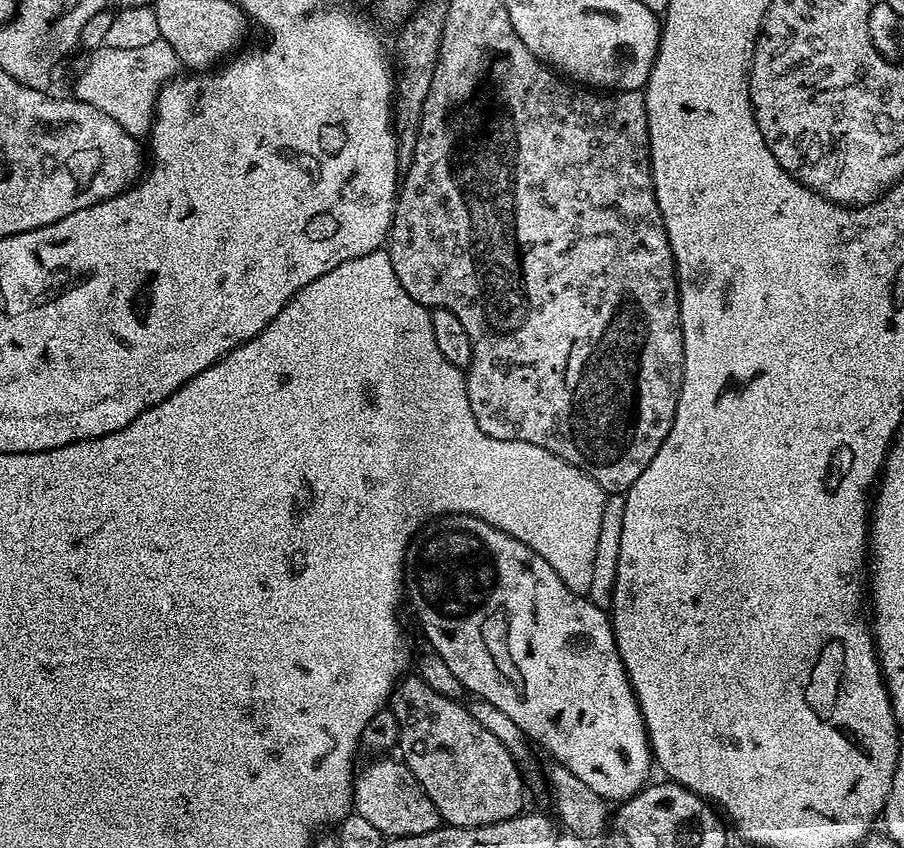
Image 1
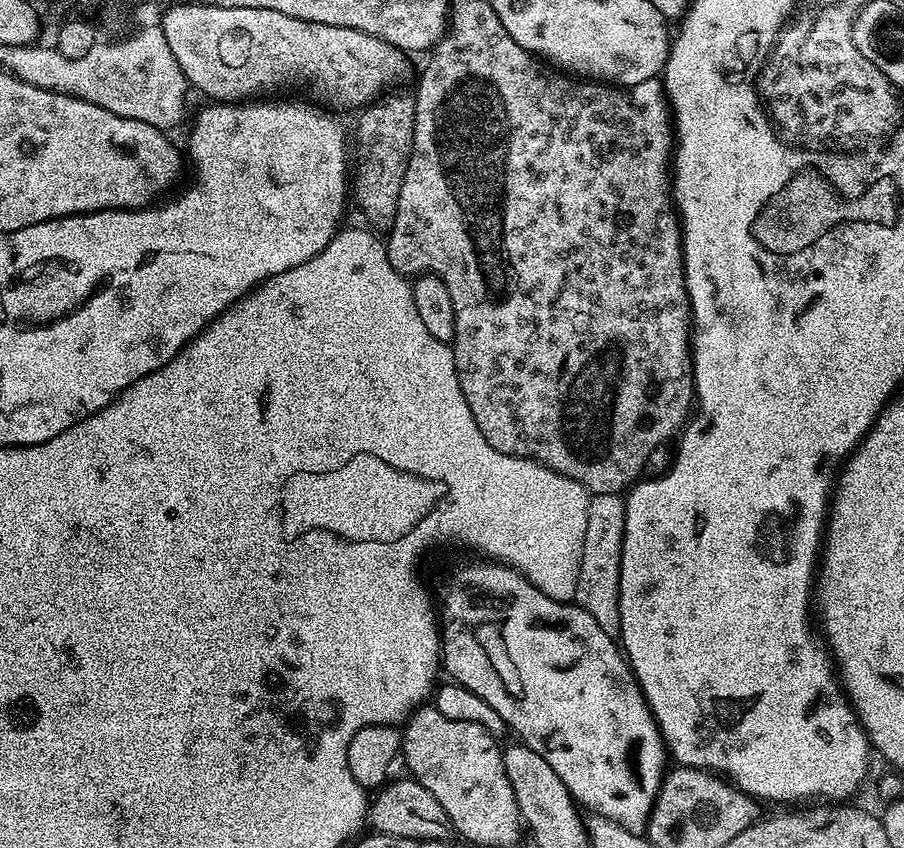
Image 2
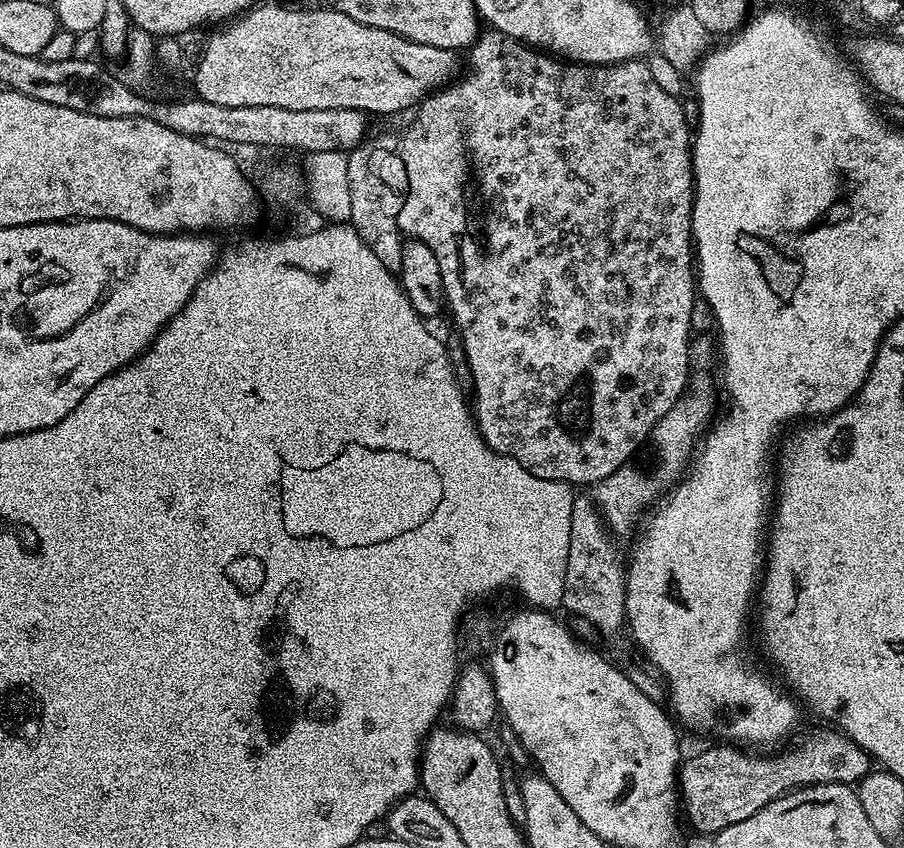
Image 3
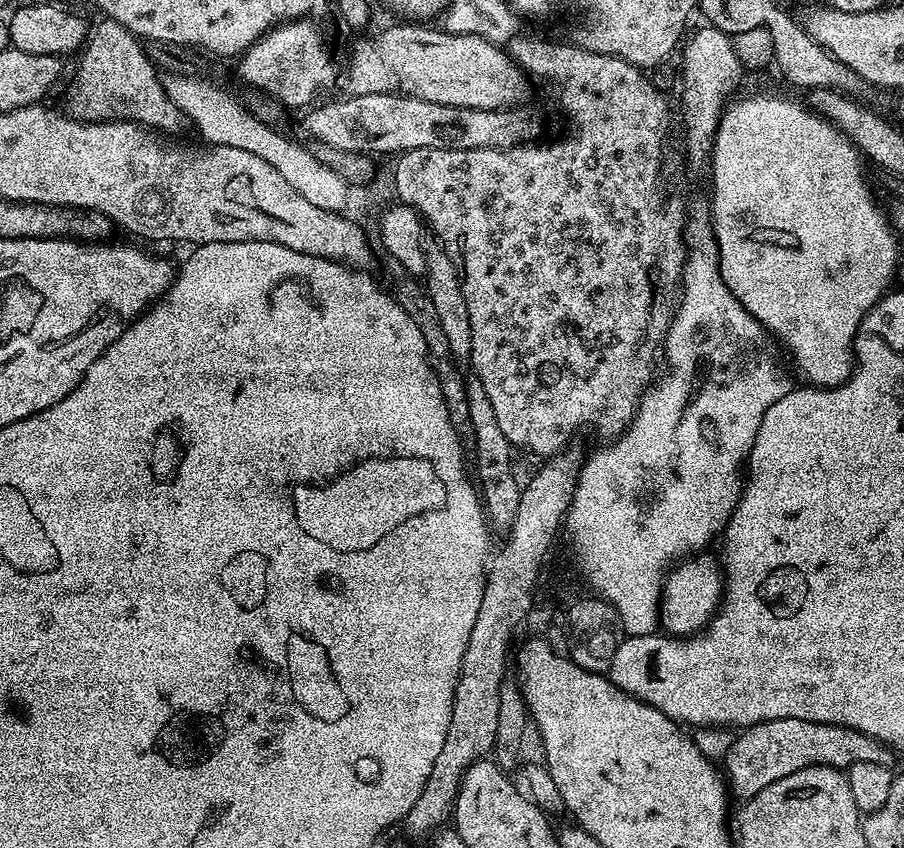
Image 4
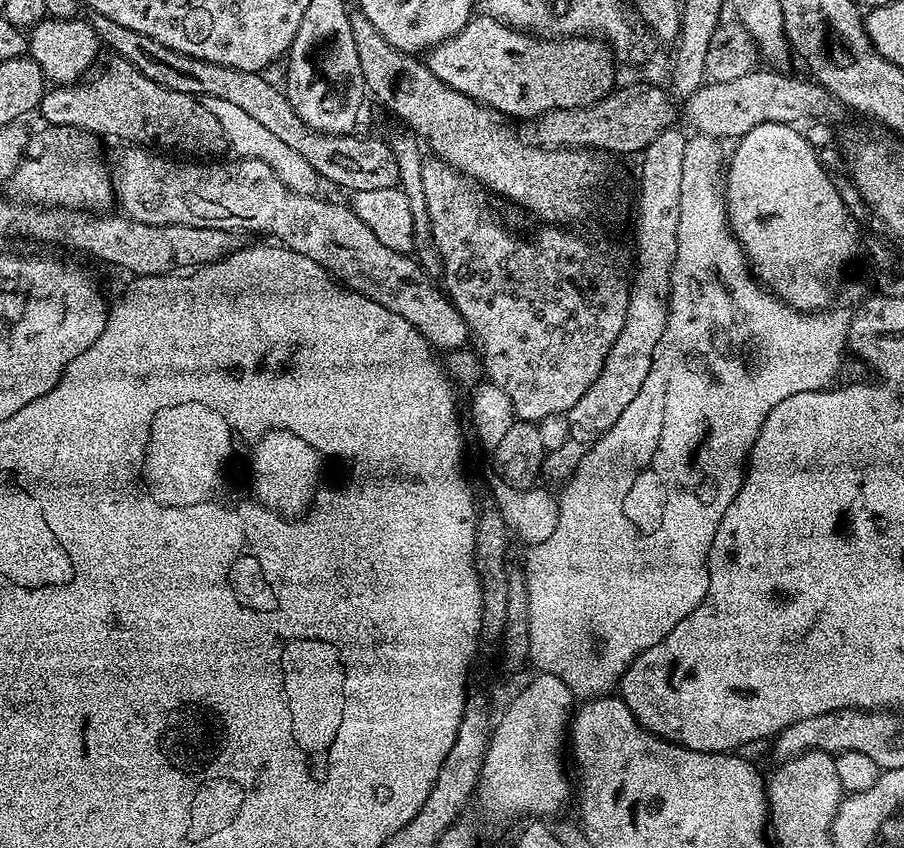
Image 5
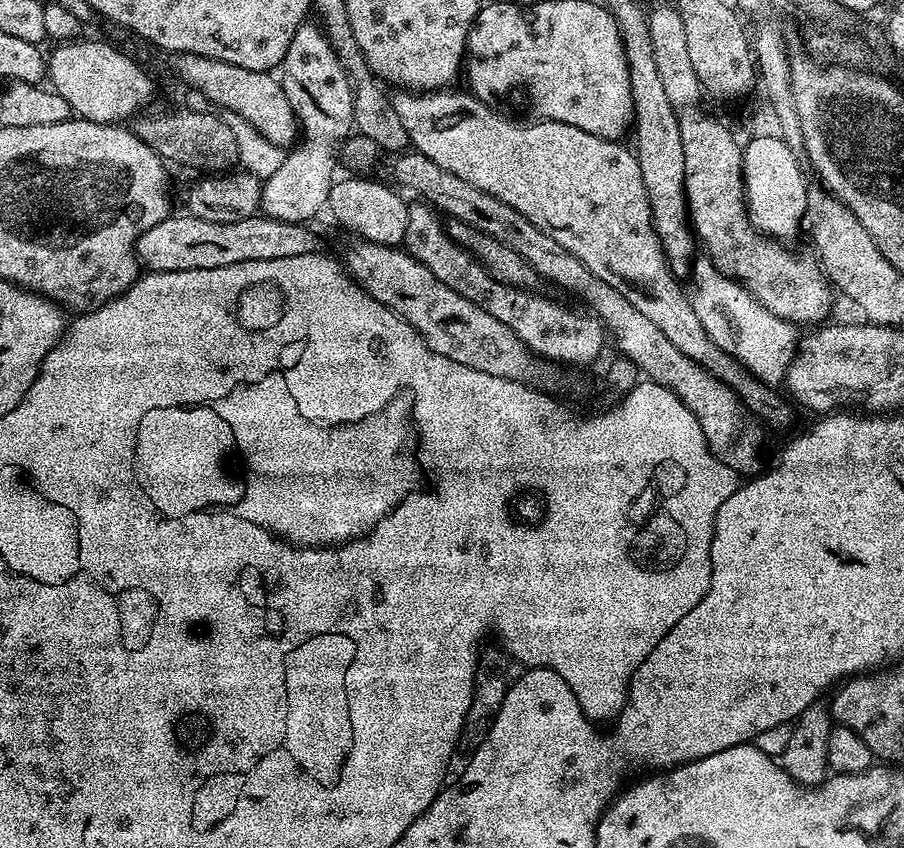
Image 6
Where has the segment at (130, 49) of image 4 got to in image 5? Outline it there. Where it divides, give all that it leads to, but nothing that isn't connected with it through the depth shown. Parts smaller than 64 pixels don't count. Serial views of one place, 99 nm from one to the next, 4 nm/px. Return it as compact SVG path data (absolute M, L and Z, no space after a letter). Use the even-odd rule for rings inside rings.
M112 54L108 57L110 58L103 68L97 67L92 73L73 84L57 85L45 91L40 100L38 114L45 119L44 122L47 125L66 125L70 128L82 129L95 136L112 136L124 140L120 142L134 146L159 148L159 145L162 147L159 149L162 150L174 148L182 151L179 153L200 158L218 158L224 154L222 153L224 150L227 151L228 140L220 121L208 111L201 99L187 93L170 90L150 80L122 56Z

